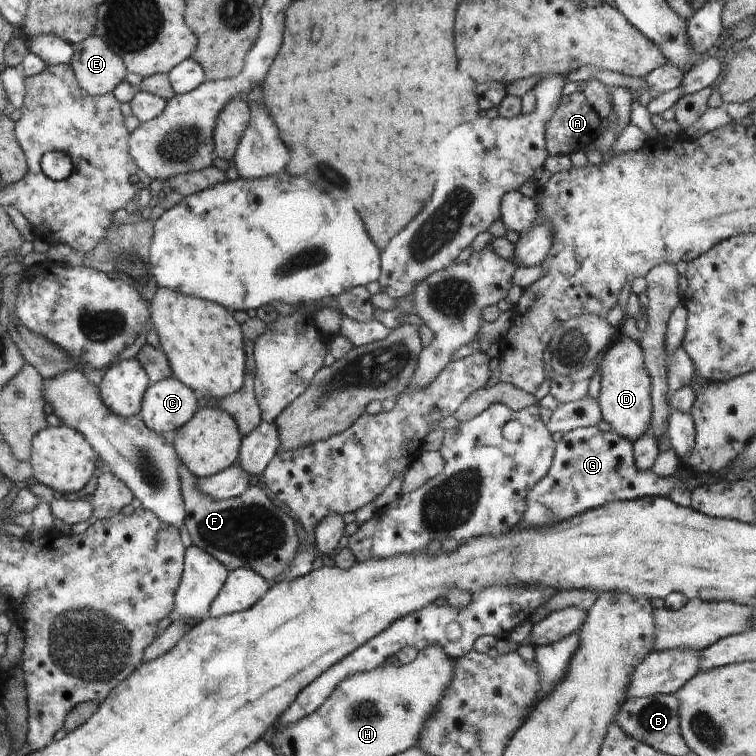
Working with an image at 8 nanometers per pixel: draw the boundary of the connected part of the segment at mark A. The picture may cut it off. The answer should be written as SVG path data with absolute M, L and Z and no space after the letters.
M584 93L562 95L559 108L547 122L548 152L554 156L571 155L601 136L601 118L590 106Z

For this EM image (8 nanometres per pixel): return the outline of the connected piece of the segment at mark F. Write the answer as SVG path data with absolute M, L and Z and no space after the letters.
M182 464L179 474L186 503L186 526L194 545L219 560L229 571L250 567L269 583L291 569L301 544L296 536L296 524L284 510L272 504L268 494L258 488L258 481L239 497L217 501L203 493L199 477L187 466Z

